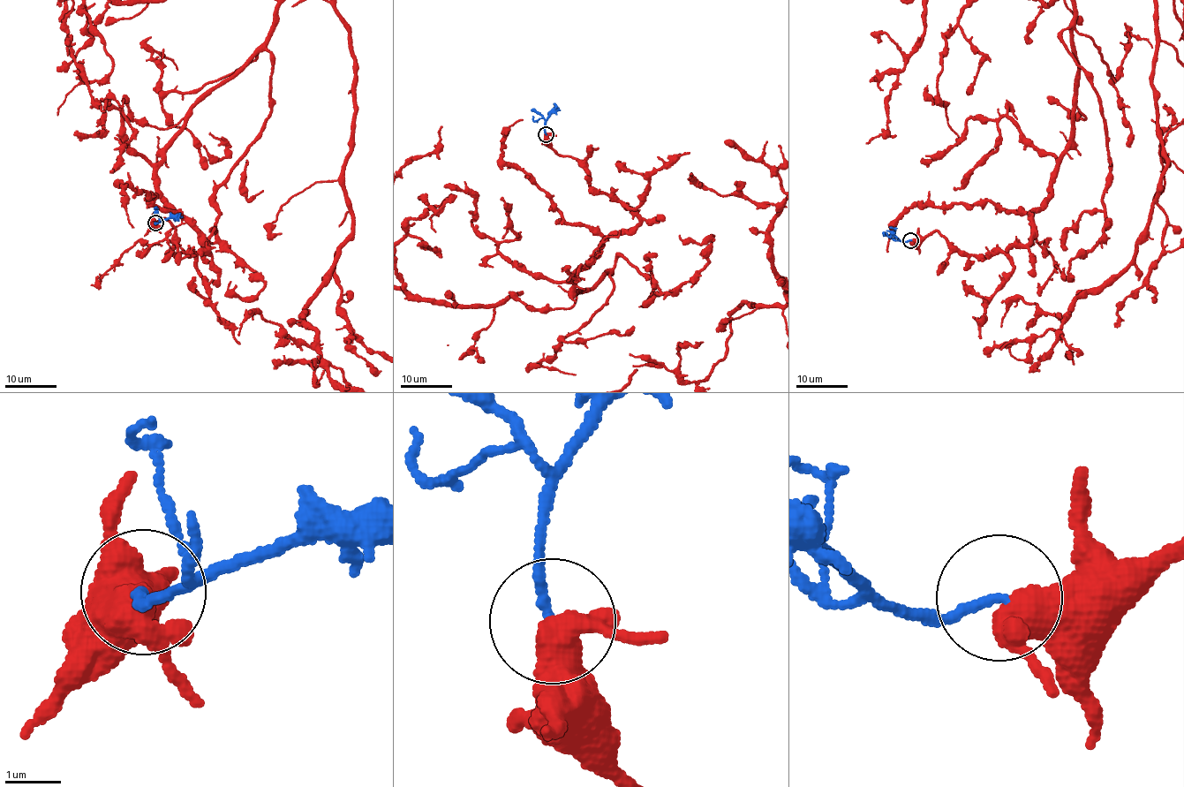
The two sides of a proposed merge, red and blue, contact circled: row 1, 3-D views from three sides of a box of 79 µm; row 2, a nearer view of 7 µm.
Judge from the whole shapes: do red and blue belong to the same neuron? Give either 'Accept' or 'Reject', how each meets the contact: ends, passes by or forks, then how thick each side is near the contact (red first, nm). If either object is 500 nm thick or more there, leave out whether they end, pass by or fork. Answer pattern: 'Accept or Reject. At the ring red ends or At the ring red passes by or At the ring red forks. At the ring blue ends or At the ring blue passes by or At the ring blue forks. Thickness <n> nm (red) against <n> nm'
Reject. At the ring red forks. At the ring blue ends. Thickness 400 nm (red) against 150 nm

